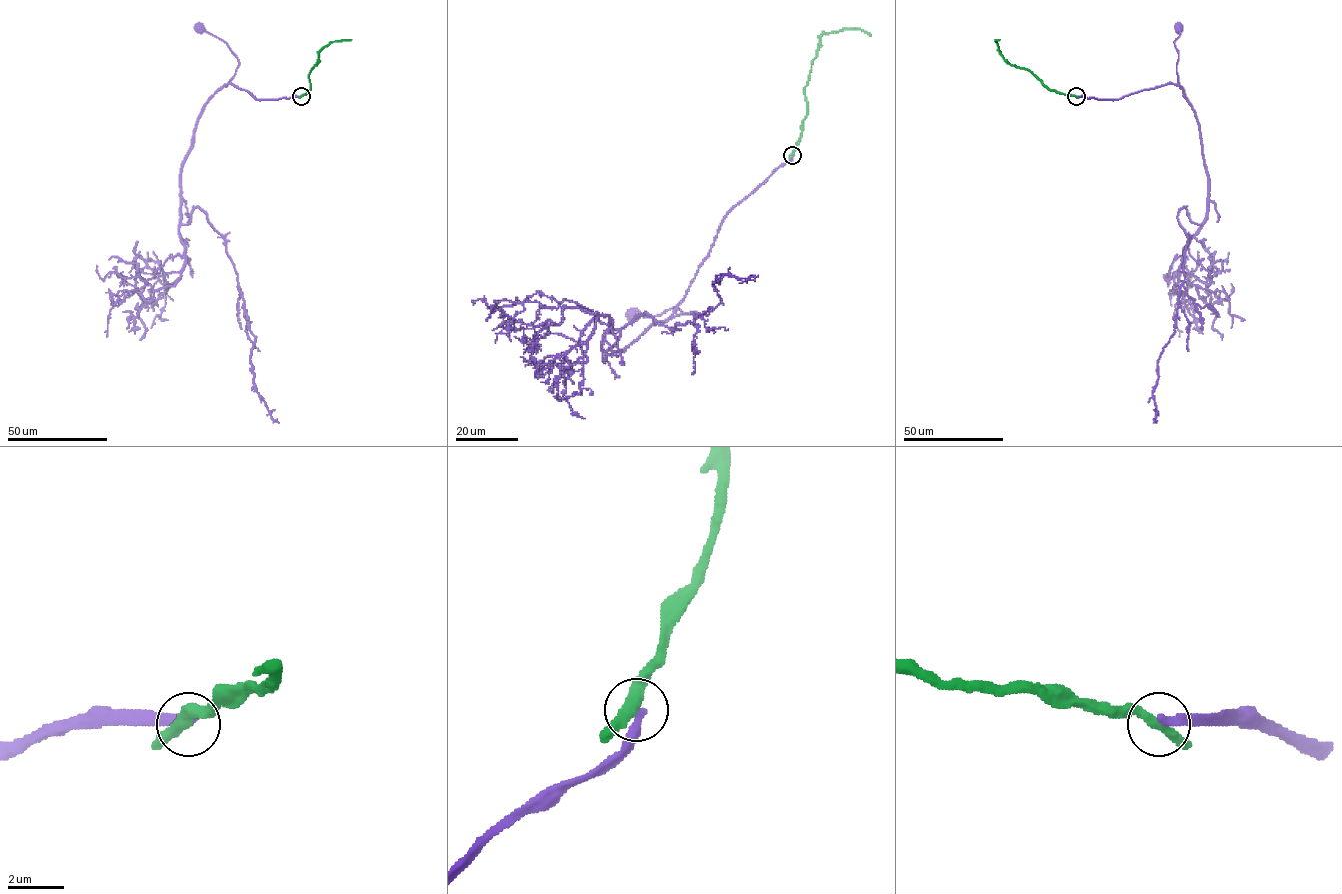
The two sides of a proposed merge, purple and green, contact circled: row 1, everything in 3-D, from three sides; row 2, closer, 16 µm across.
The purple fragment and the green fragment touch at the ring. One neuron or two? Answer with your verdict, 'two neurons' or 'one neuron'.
two neurons

